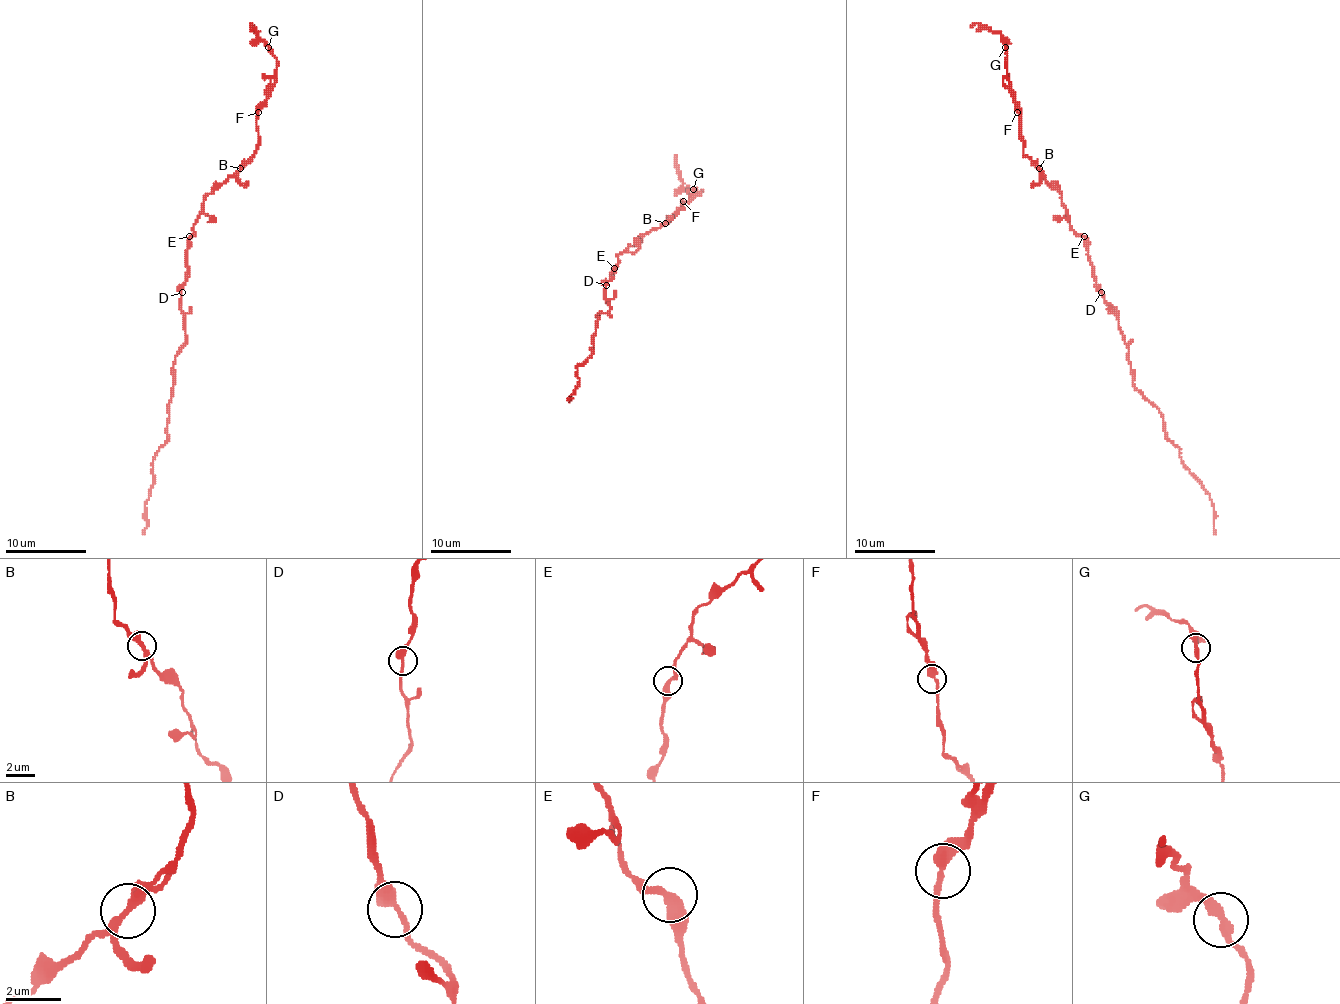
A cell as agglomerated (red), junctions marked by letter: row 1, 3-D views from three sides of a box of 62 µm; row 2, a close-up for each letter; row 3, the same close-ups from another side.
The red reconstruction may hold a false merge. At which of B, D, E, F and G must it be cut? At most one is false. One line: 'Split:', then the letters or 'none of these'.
Split: none of these

